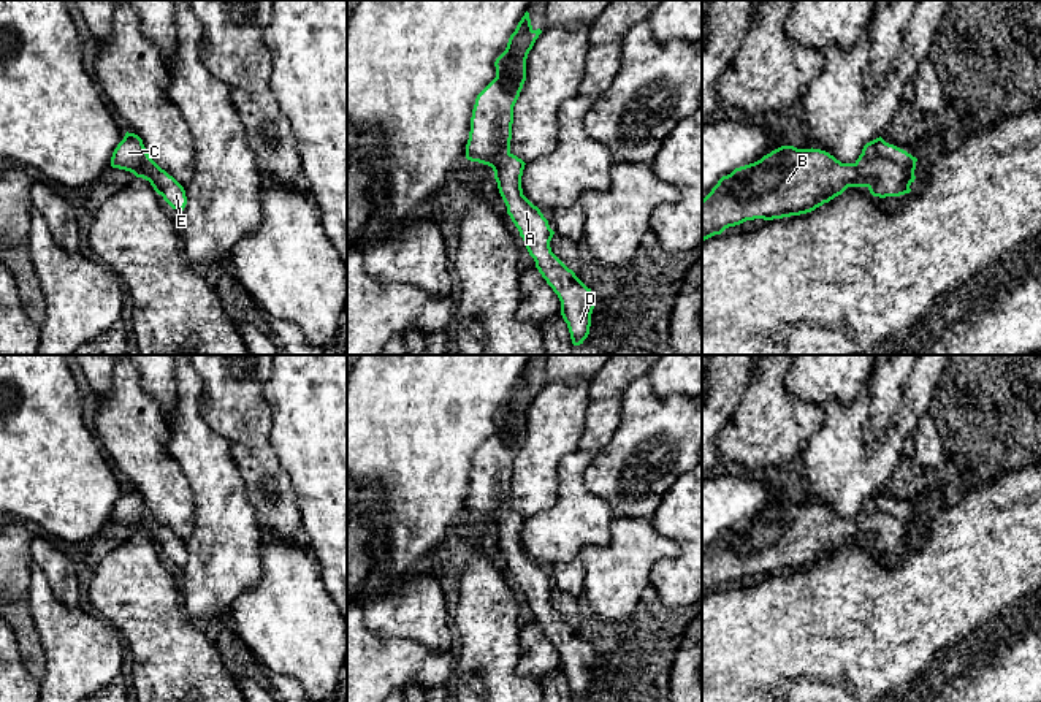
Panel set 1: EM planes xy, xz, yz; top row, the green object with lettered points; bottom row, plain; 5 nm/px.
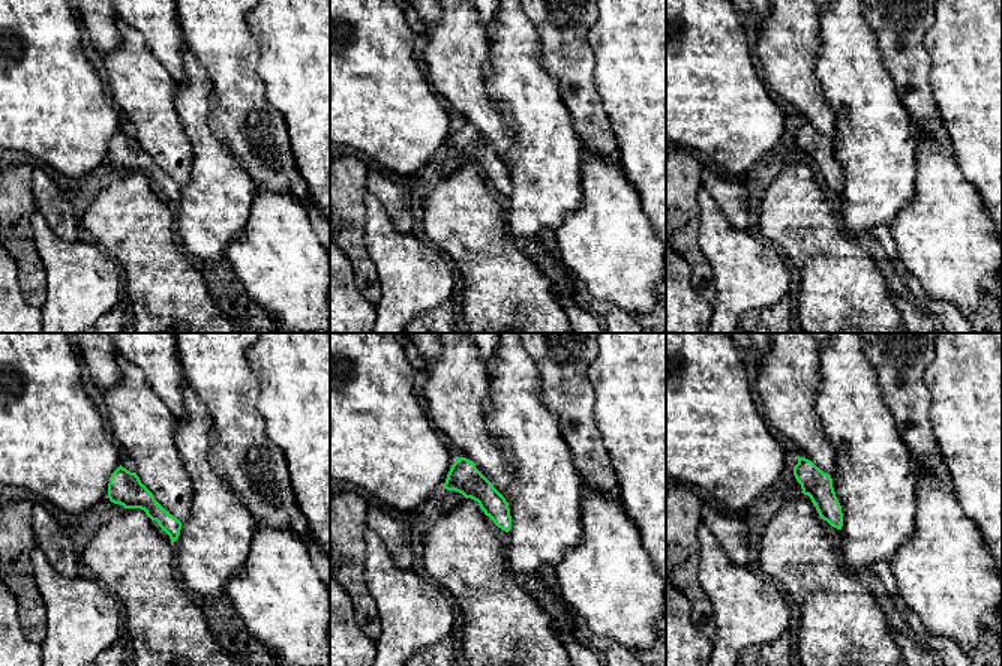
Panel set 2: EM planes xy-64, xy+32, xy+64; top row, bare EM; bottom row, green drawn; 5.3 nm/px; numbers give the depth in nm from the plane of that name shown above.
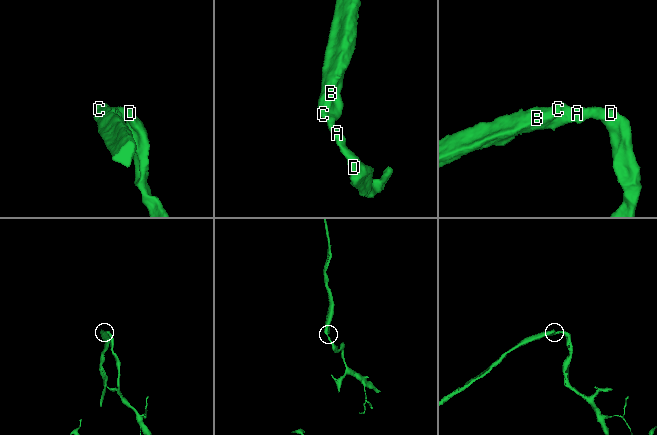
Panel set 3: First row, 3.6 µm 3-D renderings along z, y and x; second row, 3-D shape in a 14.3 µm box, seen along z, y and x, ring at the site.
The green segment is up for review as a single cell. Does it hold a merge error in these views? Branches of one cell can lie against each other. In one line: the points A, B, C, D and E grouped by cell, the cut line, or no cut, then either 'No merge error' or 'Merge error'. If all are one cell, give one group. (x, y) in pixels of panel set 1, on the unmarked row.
Groups: A B C D E. No split. No merge error

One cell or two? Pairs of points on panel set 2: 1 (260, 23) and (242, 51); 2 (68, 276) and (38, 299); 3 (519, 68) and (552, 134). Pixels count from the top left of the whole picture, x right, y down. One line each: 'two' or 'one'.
1: two
2: two
3: one

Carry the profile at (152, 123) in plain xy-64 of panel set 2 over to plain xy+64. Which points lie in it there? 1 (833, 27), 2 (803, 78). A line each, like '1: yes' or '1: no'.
1: no
2: yes

